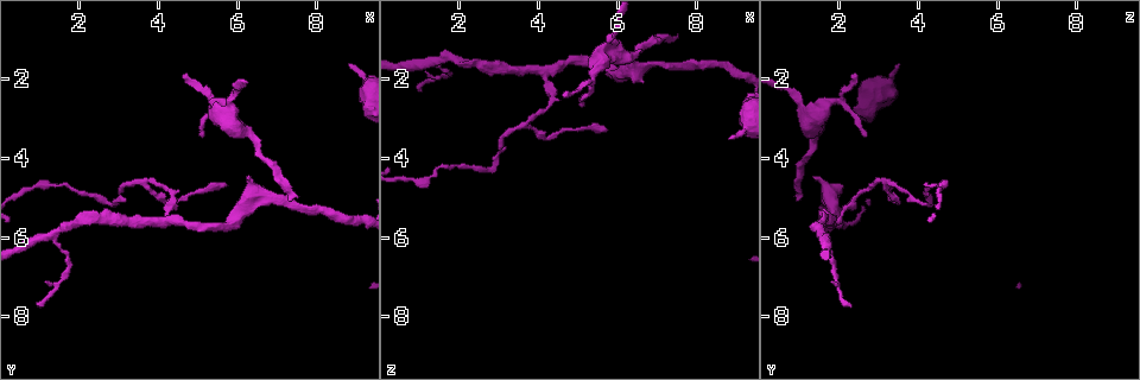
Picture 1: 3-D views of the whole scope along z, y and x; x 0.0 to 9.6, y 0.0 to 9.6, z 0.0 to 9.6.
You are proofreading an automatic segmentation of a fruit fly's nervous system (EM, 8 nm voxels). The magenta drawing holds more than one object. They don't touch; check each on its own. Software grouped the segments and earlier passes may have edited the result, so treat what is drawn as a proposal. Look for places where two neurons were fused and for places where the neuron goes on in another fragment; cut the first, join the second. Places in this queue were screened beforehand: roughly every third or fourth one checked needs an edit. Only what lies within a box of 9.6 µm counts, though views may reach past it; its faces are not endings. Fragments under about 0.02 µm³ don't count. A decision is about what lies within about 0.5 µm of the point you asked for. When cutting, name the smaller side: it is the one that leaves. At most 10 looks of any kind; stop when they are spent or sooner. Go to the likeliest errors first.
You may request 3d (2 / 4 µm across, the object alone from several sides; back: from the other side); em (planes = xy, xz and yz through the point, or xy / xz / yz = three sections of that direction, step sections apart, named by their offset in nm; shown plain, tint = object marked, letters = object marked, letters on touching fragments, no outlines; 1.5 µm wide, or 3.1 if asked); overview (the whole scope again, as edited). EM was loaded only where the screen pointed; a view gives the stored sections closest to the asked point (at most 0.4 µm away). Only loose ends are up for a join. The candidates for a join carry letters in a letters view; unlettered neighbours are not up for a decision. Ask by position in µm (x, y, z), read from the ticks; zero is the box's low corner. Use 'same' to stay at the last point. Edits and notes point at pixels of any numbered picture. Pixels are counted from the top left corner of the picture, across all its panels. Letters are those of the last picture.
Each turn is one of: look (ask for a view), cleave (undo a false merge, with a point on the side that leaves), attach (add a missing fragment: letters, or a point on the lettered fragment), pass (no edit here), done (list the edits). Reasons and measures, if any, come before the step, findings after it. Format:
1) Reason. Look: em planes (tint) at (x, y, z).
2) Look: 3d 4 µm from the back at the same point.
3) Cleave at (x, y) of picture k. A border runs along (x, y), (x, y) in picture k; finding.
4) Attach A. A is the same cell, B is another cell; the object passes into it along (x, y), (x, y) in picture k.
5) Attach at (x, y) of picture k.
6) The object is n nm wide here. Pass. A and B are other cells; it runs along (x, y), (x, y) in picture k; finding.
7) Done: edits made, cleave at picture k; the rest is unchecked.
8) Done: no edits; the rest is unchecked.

Thin end. Look: 3d 2 µm at (7.40, 5.05, 0.90).

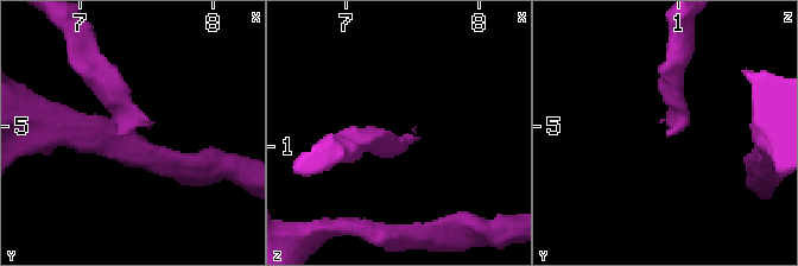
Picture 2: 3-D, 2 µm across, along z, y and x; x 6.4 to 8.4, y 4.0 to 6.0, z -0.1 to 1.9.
Need the tissue. Look: em xy step 4 (letters) at (7.36, 5.04, 0.96).

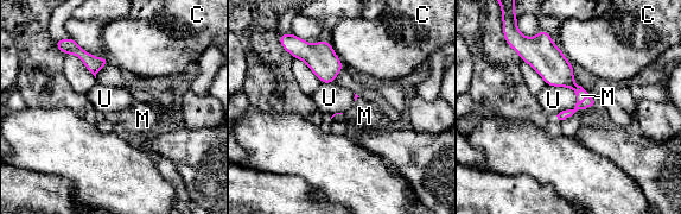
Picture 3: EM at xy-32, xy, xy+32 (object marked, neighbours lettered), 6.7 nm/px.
Attach M. M is the same cell, C and U are other cells; the object passes into it along (565, 77), (586, 107), (596, 114) in picture 3; it goes on there.

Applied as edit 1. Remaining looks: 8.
Redraw. Look: overview.

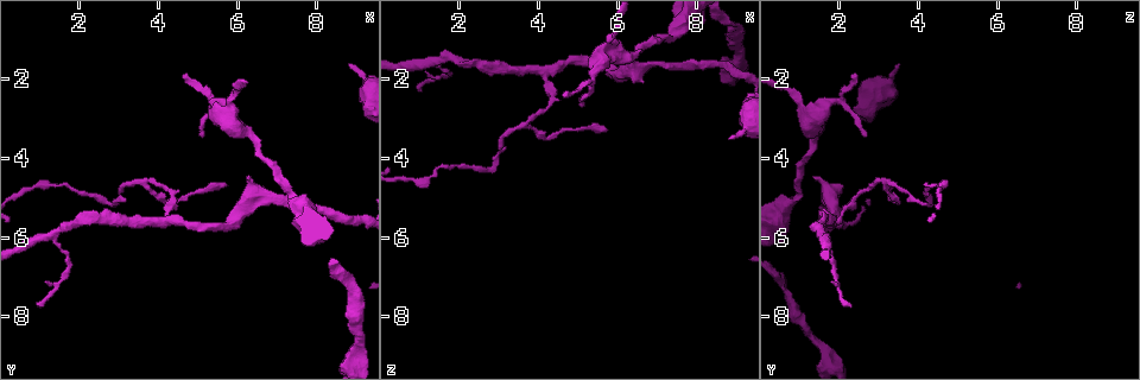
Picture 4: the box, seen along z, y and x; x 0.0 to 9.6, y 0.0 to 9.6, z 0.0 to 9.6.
Tapers out. Look: em planes (letters) at (8.85, 1.60, 3.50).

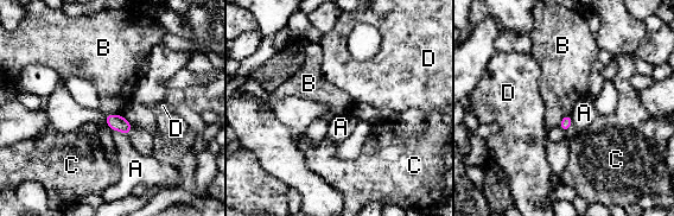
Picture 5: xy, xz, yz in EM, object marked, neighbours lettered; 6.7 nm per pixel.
Pass. A, B, C and D are other cells; no lettered fragment goes on from it.

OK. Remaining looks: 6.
Branch point. Look: em xz step 4 (tint) at (4.15, 5.55, 1.85).

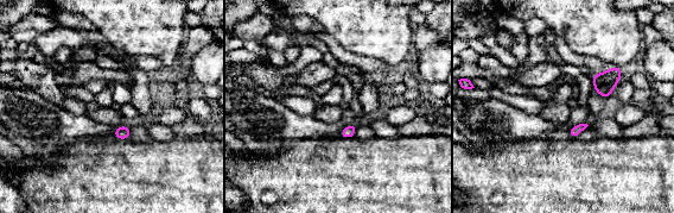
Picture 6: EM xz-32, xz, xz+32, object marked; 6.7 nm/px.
Look: em planes (letters) at the same point.

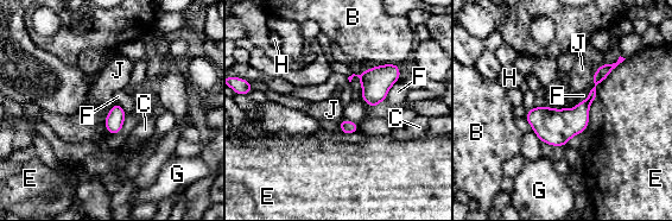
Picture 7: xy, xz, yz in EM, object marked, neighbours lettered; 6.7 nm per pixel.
The object is 20 nm wide here. Pass. B, C, E, F, G, H and J are other cells; it runs along (608, 68), (590, 100), (543, 138) in picture 7; one neuron here.

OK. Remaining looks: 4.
Thin end. Look: em yz step 8 (tint) at (5.05, 3.50, 2.65).

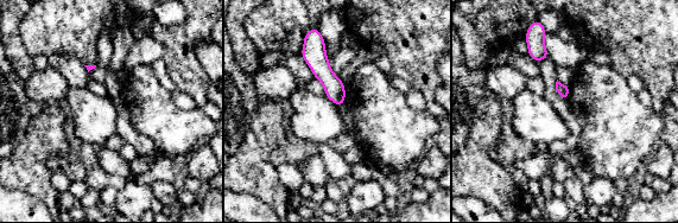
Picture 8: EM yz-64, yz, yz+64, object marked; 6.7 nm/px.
Look: em planes (letters) at the same point.

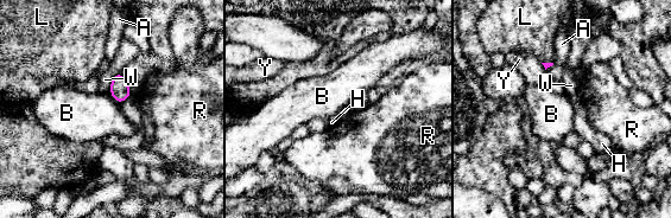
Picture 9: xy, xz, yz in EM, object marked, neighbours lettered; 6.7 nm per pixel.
Pass. A, B, H, L, R, W and Y are other cells; a border runs along (109, 93), (120, 104) in picture 9; no lettered fragment goes on from it.

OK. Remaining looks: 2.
Done: edits made, attach at picture 3; the rest is unchecked.

